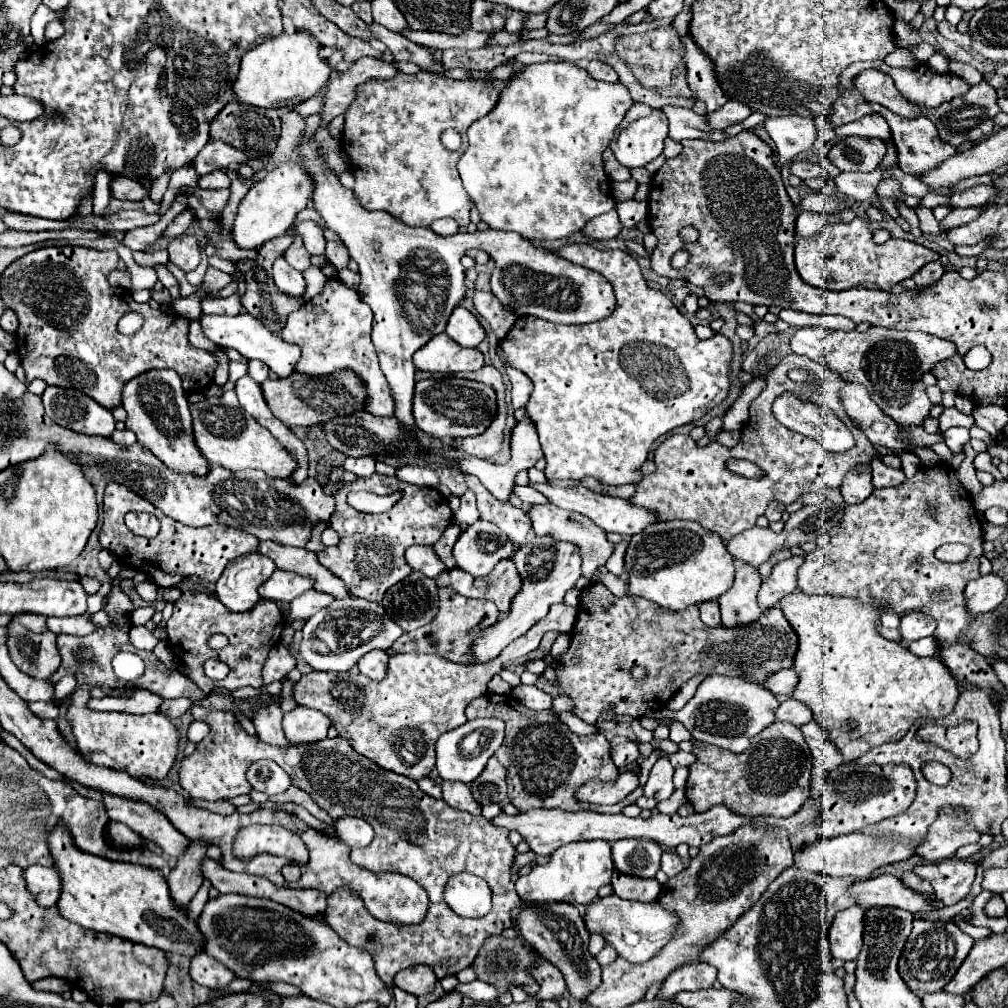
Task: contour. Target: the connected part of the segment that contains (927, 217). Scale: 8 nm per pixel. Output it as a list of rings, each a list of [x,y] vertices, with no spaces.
[[[916,208],[916,214],[918,214],[918,220],[920,220],[920,230],[922,232],[928,232],[928,234],[940,234],[942,232],[940,224],[934,218],[930,208]]]

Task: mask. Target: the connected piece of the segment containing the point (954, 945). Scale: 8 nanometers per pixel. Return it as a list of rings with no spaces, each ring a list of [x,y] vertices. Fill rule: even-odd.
[[[914,920],[914,930],[906,940],[902,950],[898,972],[906,986],[922,998],[926,992],[944,990],[944,986],[954,978],[954,972],[962,966],[964,958],[968,956],[974,940],[964,934],[954,922],[928,922],[928,920]]]

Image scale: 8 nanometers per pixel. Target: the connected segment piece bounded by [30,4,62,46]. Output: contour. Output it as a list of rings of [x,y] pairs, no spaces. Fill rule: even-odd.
[[[44,4],[34,12],[32,16],[32,36],[34,36],[34,44],[40,46],[44,42],[44,26],[53,20],[61,20],[62,15],[59,12],[52,12],[50,8],[46,8]]]

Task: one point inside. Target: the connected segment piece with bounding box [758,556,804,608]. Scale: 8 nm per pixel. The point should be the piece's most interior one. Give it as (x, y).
(782, 581)

